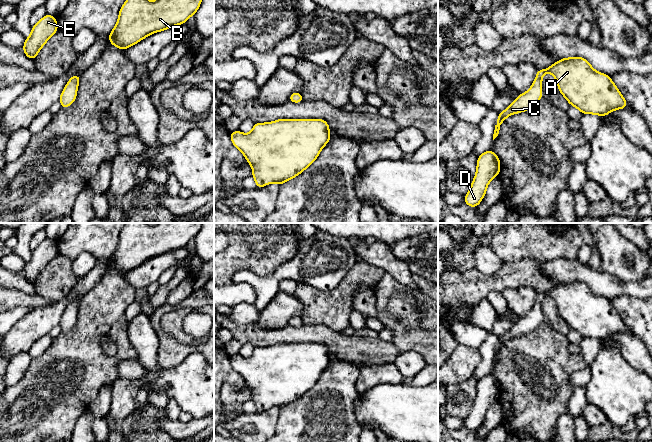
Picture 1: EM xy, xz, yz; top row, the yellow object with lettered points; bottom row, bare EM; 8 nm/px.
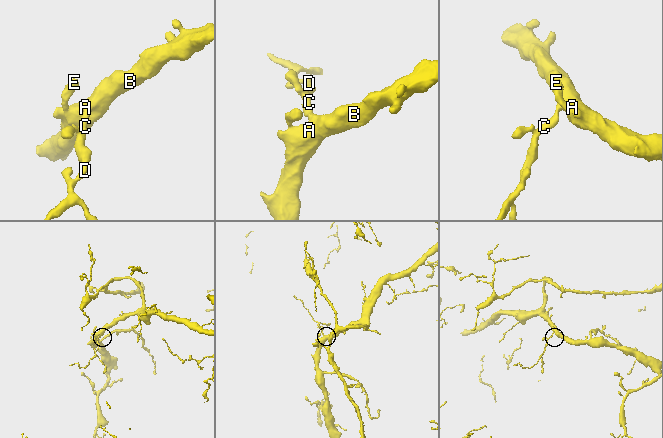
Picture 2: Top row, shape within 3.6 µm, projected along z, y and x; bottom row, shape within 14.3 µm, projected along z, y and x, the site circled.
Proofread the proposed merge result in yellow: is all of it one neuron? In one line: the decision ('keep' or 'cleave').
keep

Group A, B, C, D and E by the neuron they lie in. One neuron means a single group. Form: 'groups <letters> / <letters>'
groups A B C D E

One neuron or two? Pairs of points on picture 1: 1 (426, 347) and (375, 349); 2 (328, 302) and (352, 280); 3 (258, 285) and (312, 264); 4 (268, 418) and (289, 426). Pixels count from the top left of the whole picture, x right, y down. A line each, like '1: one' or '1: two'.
1: two
2: one
3: one
4: two

